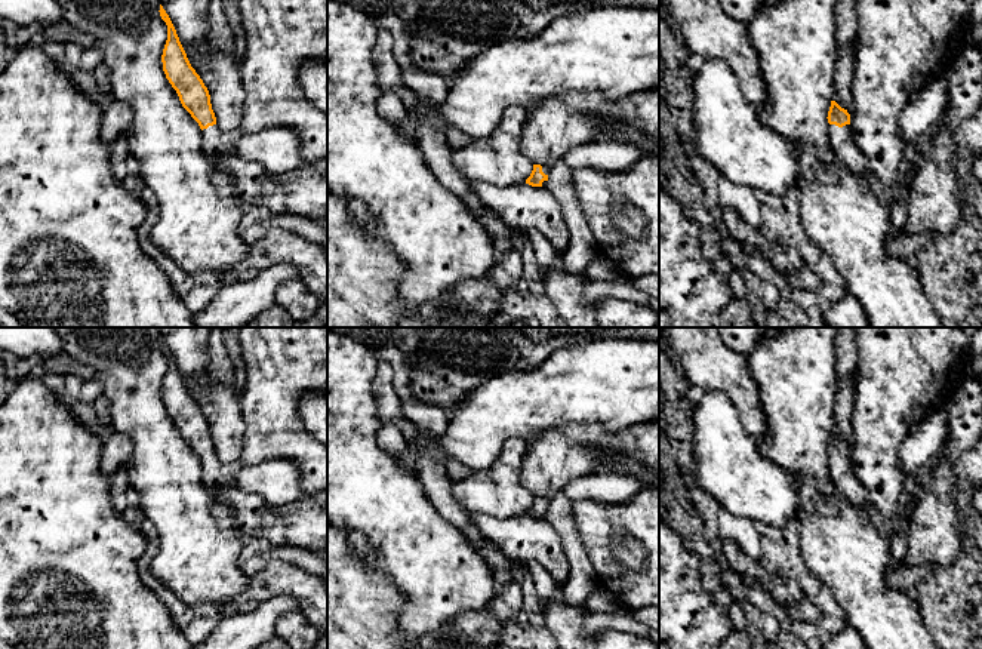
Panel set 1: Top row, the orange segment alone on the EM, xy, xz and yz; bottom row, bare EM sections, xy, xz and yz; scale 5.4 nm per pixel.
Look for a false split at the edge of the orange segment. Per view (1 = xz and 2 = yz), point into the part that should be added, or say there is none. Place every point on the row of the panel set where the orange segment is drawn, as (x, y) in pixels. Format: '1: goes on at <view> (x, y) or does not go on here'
1: goes on at xz (545, 169)
2: goes on at yz (847, 153)

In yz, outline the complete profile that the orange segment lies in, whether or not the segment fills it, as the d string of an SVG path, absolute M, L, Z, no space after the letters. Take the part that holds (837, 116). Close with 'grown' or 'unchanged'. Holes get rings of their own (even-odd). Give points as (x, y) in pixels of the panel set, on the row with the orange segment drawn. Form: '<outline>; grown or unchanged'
M831 101L826 119L829 123L829 144L835 159L855 175L865 178L869 173L869 166L866 157L853 139L850 114L835 101Z; grown

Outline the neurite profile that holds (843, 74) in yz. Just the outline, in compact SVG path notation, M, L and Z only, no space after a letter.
M852 33L852 41L838 49L838 56L835 61L835 70L832 76L834 81L834 96L841 108L844 108L850 116L855 111L852 102L852 80L853 80L853 65L855 65L855 47L859 39Z

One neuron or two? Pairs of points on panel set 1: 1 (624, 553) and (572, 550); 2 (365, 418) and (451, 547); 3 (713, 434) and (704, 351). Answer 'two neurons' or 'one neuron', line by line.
1: two neurons
2: one neuron
3: two neurons

